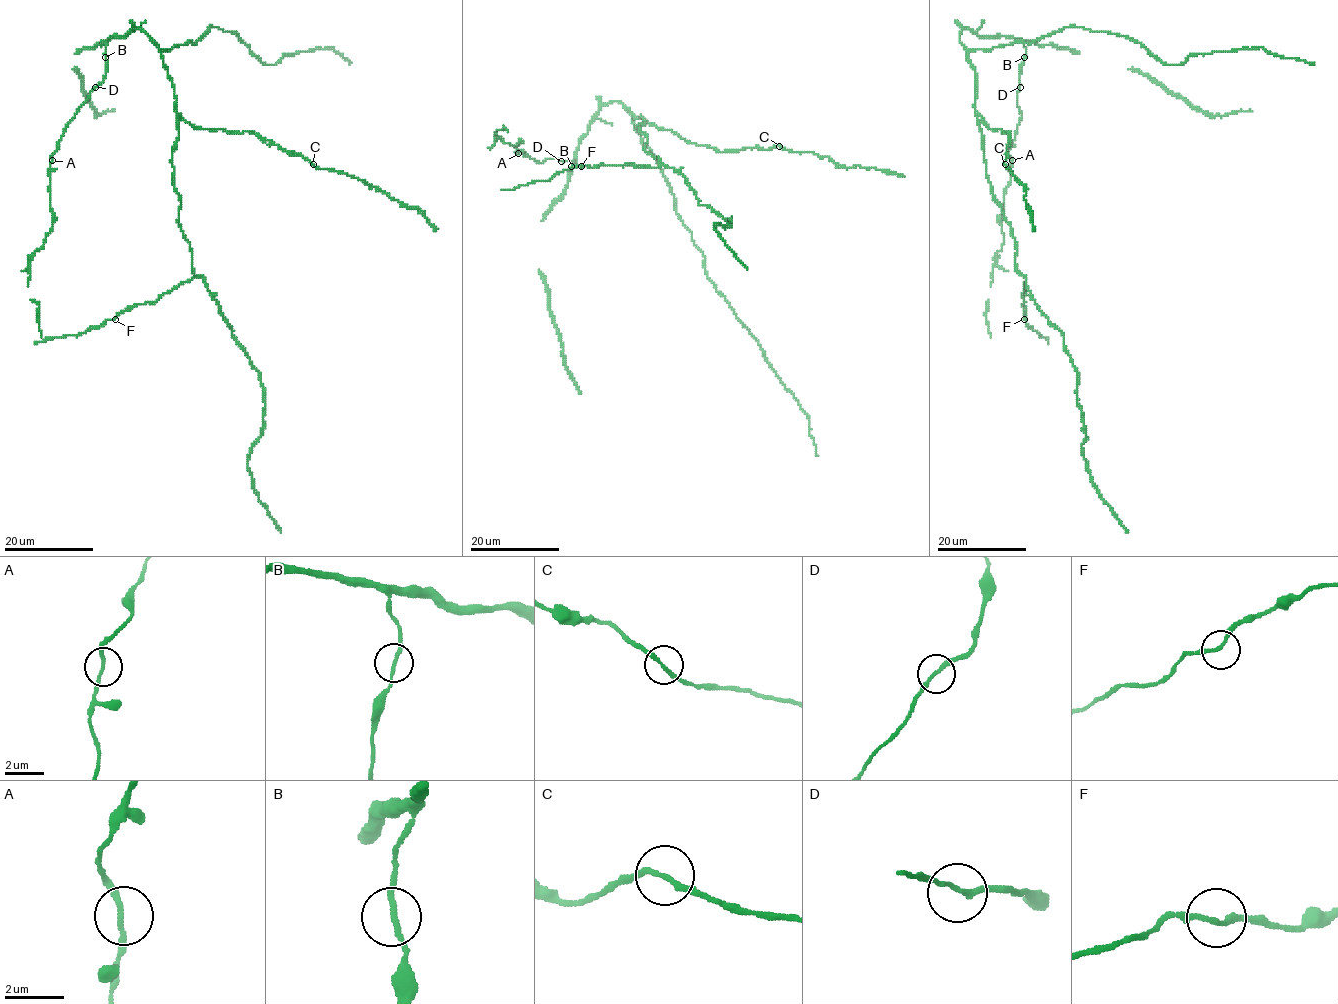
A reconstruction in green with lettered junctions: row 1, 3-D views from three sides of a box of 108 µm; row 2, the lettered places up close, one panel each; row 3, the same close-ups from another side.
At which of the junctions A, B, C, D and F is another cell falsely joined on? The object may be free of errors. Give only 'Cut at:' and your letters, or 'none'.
Cut at: none

